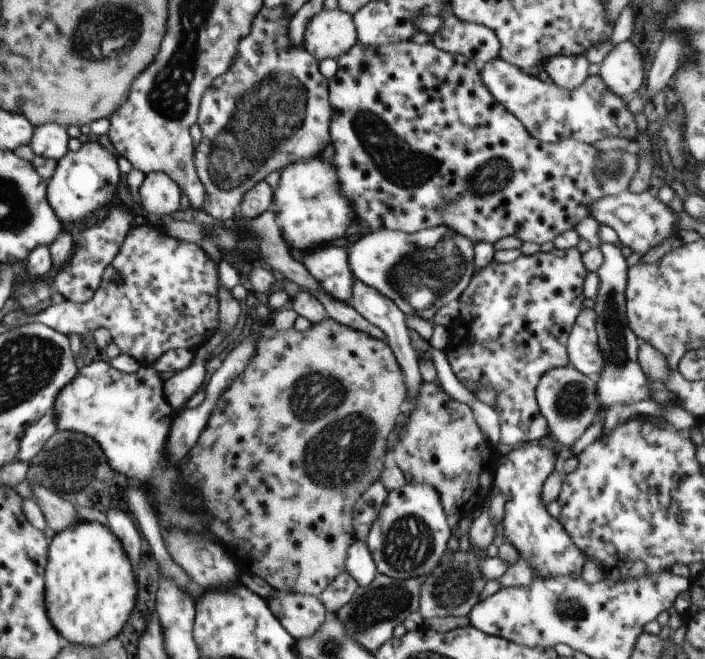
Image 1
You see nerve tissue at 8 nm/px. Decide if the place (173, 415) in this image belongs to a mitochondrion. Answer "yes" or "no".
no

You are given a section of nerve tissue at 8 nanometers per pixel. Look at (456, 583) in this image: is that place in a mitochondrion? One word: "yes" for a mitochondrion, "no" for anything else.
yes

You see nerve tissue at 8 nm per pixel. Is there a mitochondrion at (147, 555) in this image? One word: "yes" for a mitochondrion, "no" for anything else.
no

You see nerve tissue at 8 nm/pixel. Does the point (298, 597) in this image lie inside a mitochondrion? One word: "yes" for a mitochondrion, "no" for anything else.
no

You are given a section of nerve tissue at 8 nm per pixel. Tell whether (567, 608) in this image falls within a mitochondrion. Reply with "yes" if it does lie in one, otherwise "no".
yes

